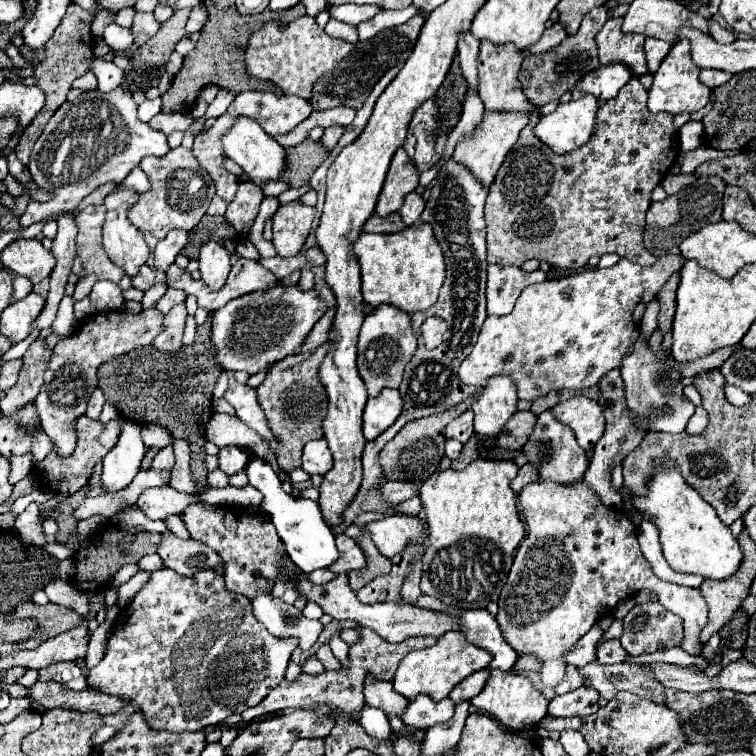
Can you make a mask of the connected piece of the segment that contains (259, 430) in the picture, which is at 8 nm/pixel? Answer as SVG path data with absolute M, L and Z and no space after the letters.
M228 372L228 390L224 392L224 400L236 408L236 418L240 418L248 428L252 428L256 434L260 434L272 452L278 450L278 442L274 440L272 430L268 428L268 420L264 416L264 410L260 408L256 388L250 388L248 384L240 384L234 378L234 372Z

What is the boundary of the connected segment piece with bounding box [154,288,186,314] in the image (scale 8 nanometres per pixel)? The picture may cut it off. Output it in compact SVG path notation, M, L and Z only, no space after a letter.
M168 288L168 292L162 296L162 300L158 300L158 304L154 306L156 310L160 310L162 314L166 314L172 306L176 306L176 304L180 304L180 302L184 302L186 300L186 294L182 292L182 290L172 290L172 288Z

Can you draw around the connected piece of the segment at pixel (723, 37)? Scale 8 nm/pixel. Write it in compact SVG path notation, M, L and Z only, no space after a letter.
M712 18L708 20L708 28L710 28L710 36L712 36L716 42L720 42L720 44L730 44L730 42L736 40L730 30L722 28L722 26L720 26L716 20L712 20Z

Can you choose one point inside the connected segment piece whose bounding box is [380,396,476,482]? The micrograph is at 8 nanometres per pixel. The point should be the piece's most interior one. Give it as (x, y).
(414, 453)

